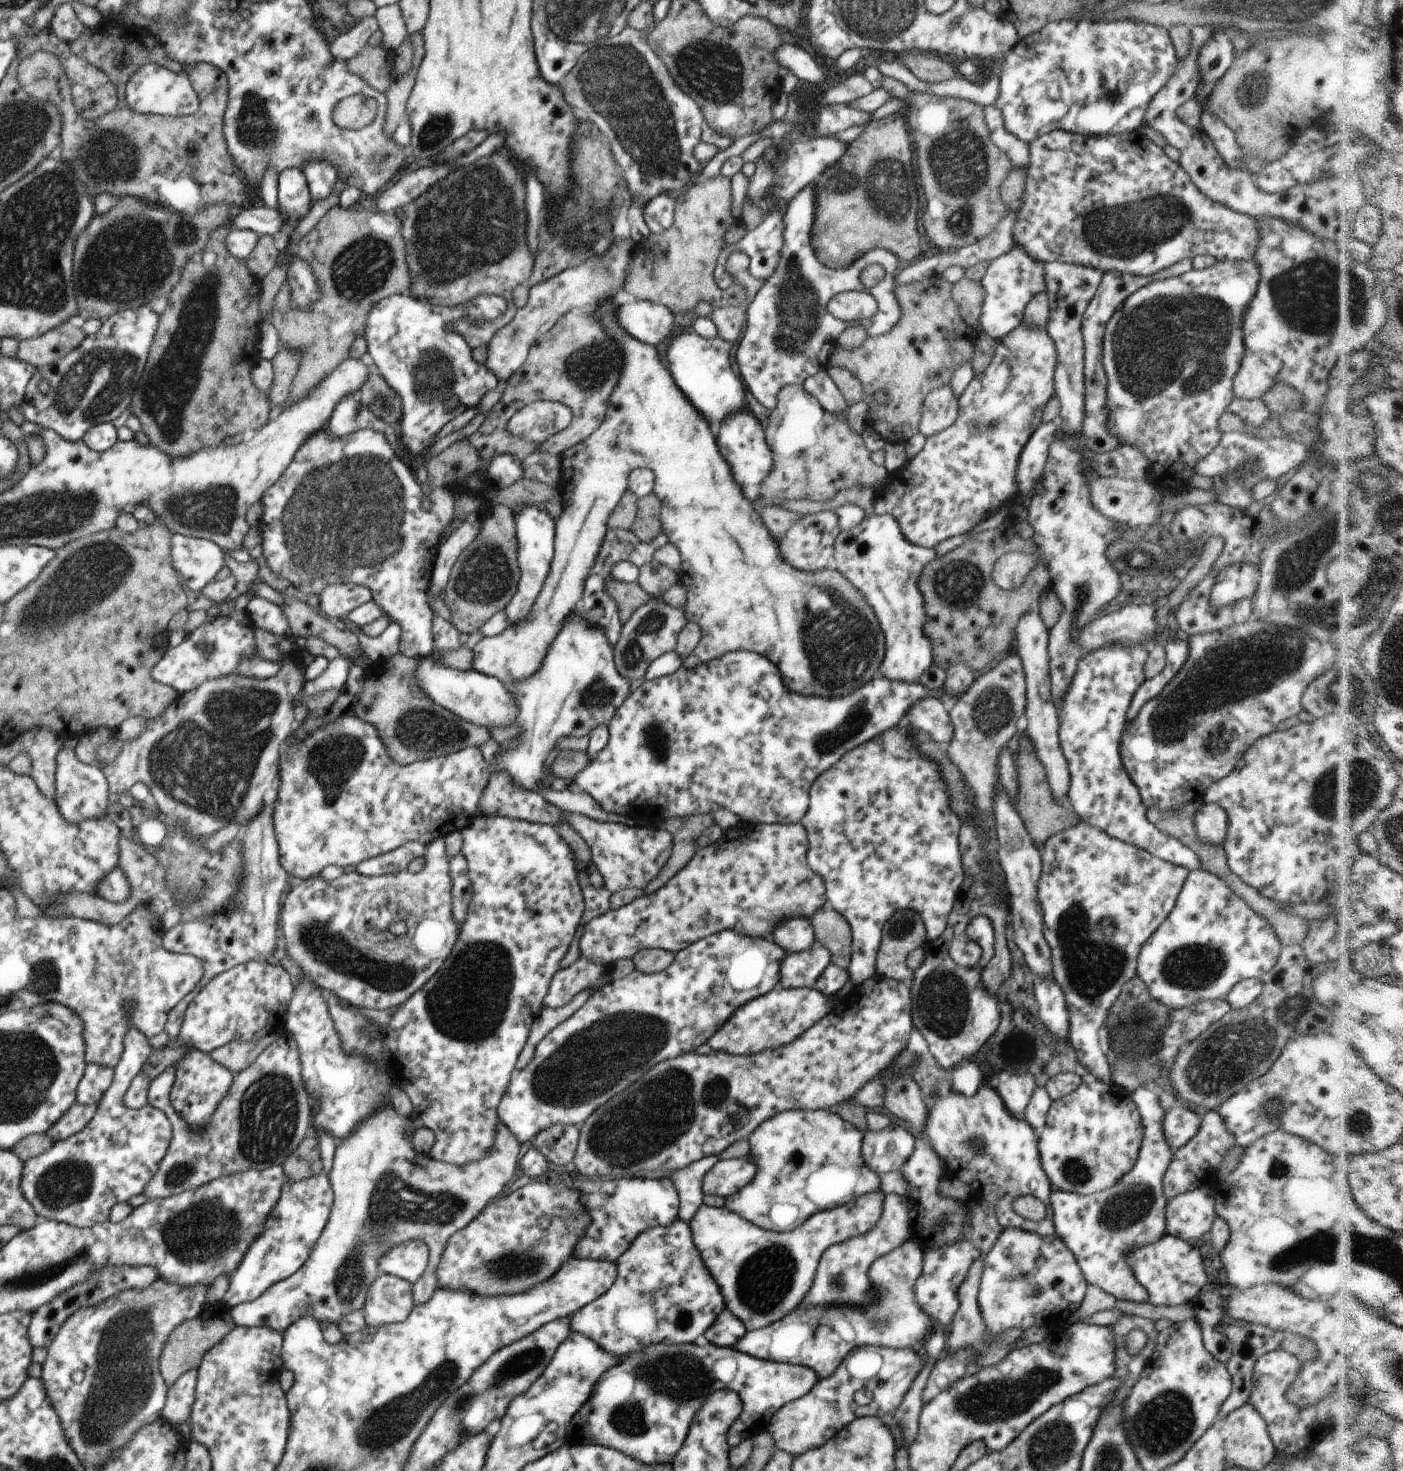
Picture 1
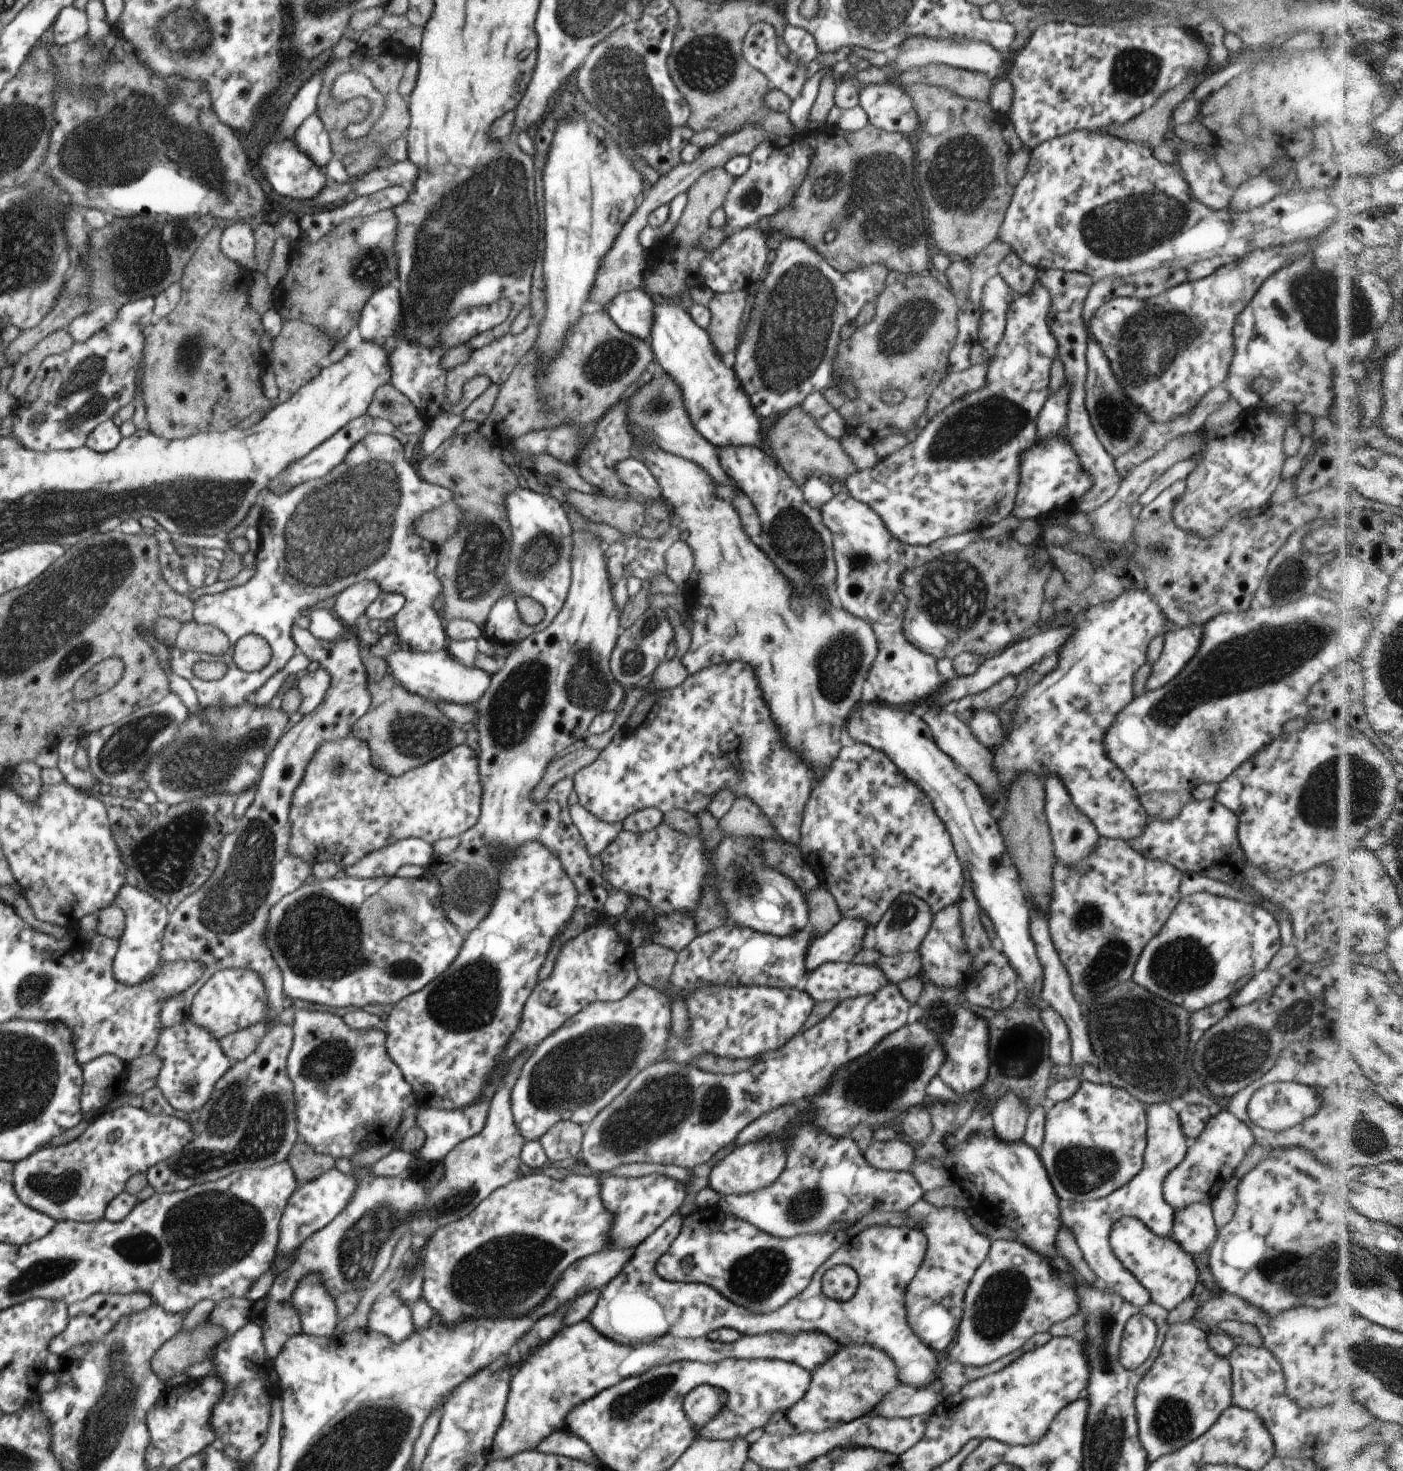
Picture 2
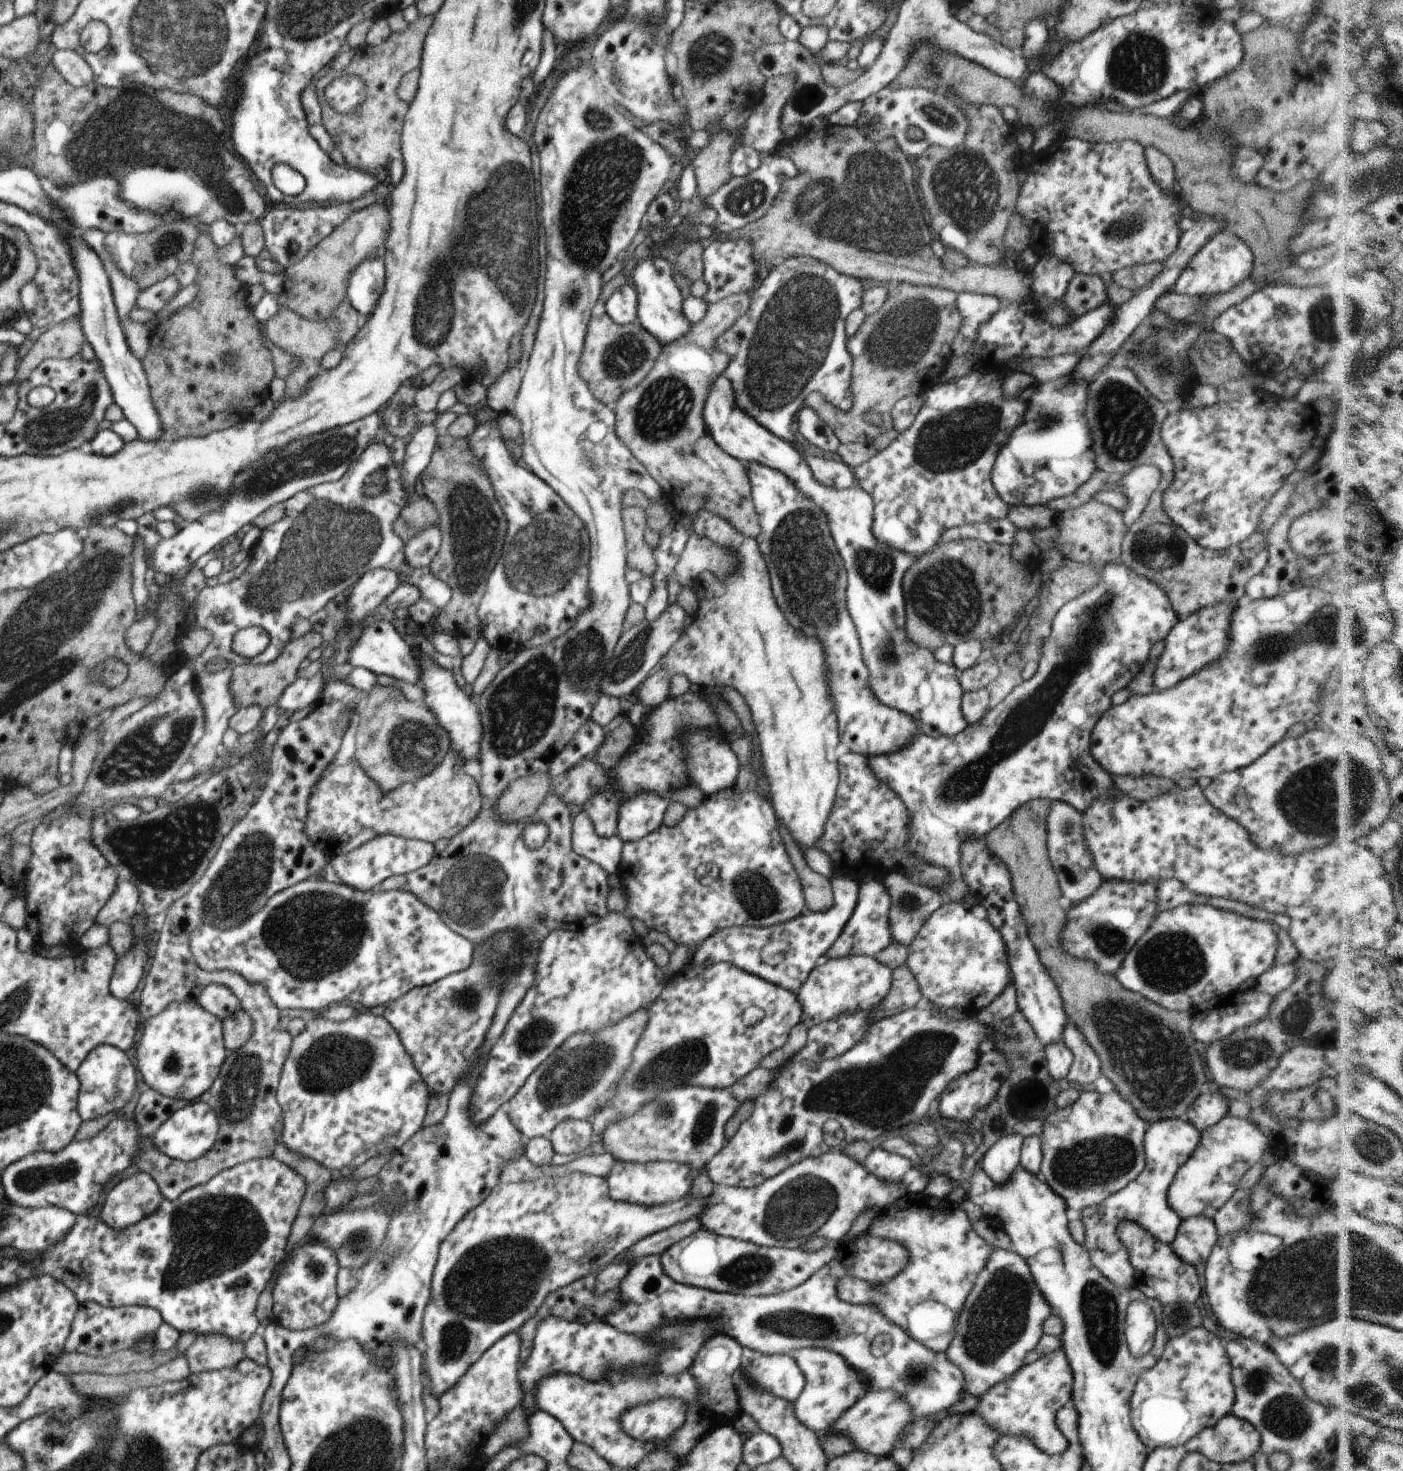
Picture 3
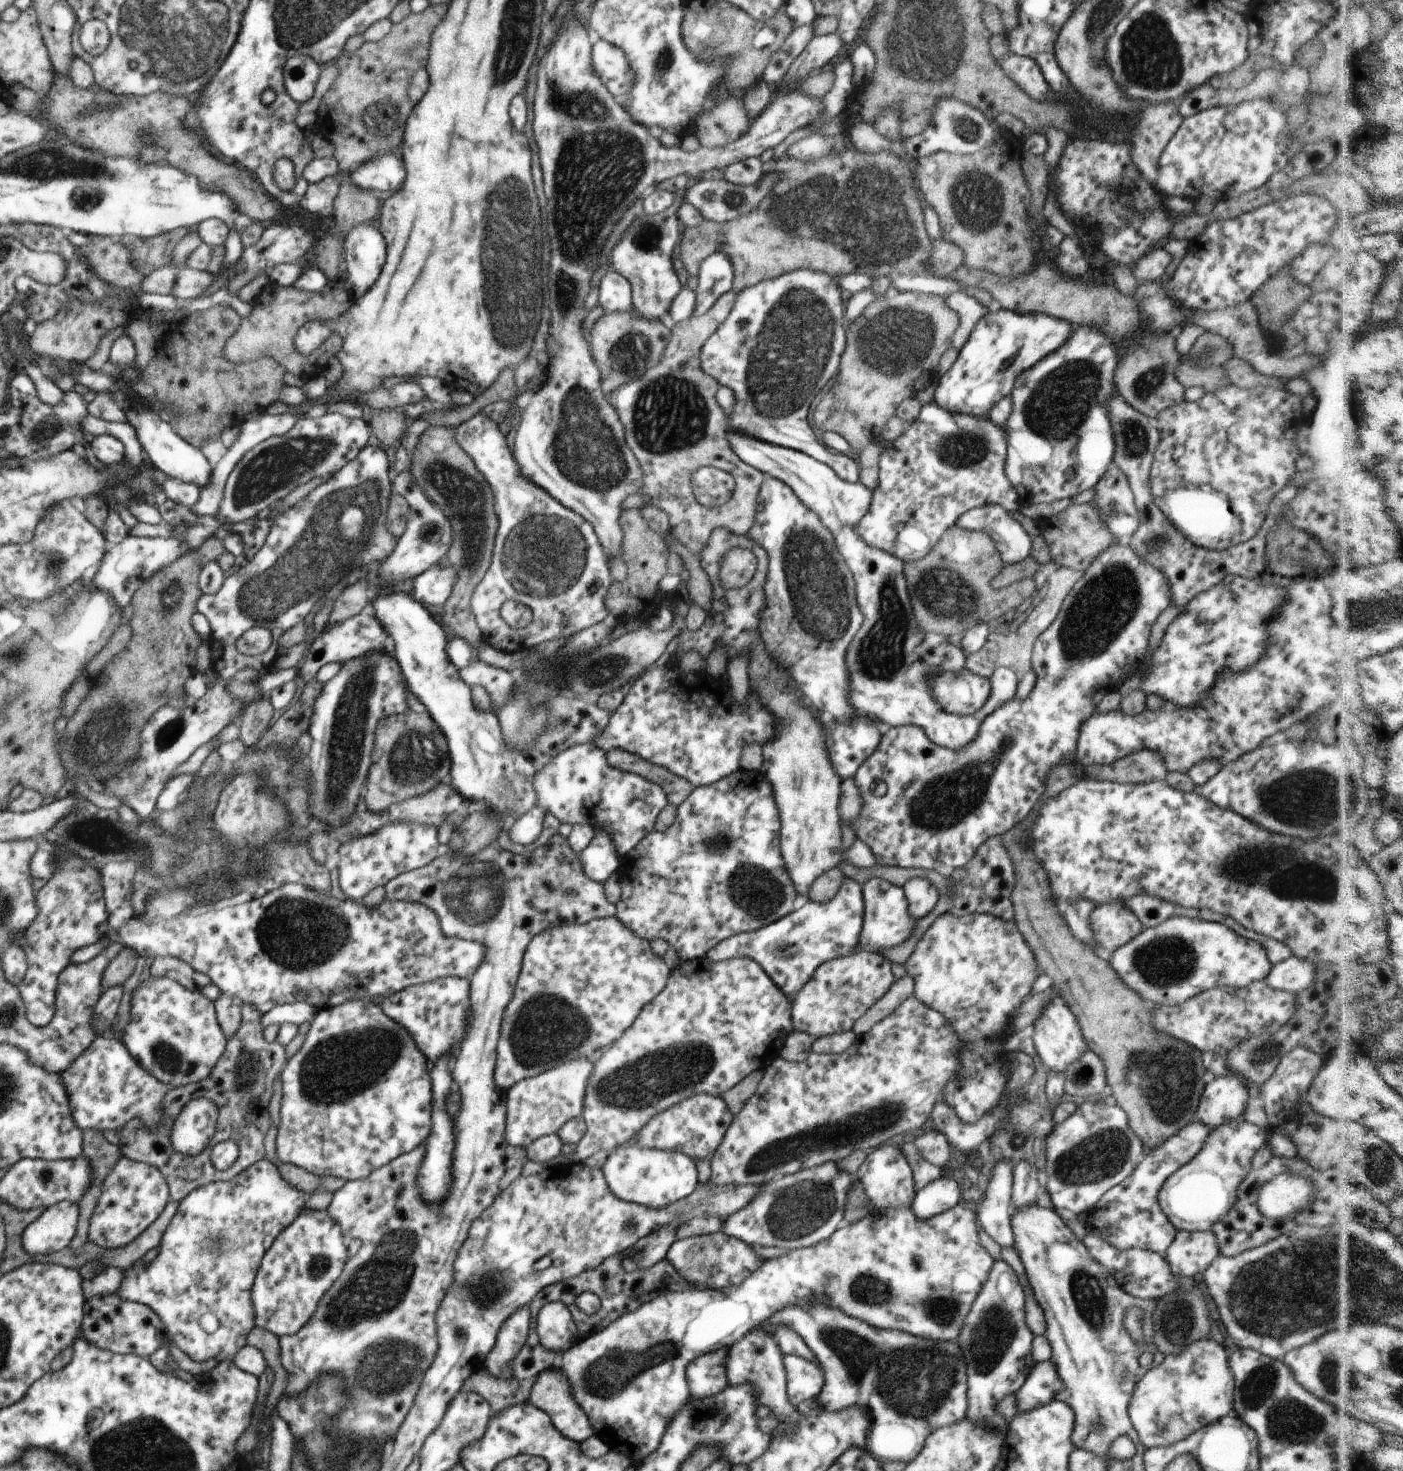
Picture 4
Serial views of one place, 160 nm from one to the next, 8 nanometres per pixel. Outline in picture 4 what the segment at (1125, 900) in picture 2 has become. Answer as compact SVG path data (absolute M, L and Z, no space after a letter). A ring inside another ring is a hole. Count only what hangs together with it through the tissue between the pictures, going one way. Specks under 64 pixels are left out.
M1109 901L1092 908L1090 928L1093 936L1099 936L1099 946L1105 952L1113 952L1117 947L1129 942L1143 929L1137 917L1121 902Z

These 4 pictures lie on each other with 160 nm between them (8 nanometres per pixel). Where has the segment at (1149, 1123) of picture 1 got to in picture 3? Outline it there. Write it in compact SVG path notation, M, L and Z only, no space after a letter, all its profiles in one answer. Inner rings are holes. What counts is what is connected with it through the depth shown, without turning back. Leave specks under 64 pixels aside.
M1184 1118L1151 1122L1147 1125L1143 1138L1144 1168L1141 1173L1100 1204L1079 1212L1085 1230L1082 1246L1089 1254L1091 1265L1110 1284L1133 1288L1128 1247L1120 1240L1121 1231L1137 1228L1157 1242L1167 1245L1173 1242L1180 1218L1168 1206L1166 1193L1173 1176L1193 1154L1199 1142L1199 1132Z

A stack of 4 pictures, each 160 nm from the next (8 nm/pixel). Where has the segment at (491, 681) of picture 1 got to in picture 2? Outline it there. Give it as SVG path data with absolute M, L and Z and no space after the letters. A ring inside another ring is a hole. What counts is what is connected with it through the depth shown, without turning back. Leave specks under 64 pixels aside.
M394 644L389 655L384 659L387 673L405 690L424 699L443 703L474 705L477 704L489 686L489 674L477 667L467 668L459 664L446 649L420 653Z

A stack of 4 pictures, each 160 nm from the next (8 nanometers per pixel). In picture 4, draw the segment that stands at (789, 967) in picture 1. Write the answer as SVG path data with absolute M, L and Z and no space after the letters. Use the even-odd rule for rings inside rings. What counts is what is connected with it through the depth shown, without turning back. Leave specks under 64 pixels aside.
M879 877L869 878L860 887L864 909L859 941L854 946L854 950L879 953L879 949L893 948L901 944L910 935L916 922L908 915L908 904L902 888Z

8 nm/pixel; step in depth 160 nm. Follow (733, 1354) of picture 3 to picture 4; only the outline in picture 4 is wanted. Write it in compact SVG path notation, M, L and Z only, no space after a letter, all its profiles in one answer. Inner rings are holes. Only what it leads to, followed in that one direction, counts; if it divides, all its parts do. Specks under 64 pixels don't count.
M729 1347L718 1348L694 1358L685 1367L684 1375L693 1399L715 1396L729 1386L725 1363Z

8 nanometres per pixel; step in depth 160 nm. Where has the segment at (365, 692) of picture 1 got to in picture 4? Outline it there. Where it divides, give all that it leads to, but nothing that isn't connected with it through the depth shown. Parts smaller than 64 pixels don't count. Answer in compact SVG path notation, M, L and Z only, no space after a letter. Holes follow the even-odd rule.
M423 712L384 715L374 728L363 802L371 812L419 796L437 783L449 783L450 756L439 727Z

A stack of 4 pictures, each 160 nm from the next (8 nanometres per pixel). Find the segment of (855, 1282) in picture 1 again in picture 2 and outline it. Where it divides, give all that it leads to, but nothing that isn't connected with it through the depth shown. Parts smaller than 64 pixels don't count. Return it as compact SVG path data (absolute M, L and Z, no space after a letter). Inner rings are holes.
M677 1212L671 1214L632 1250L615 1278L599 1290L597 1302L585 1320L605 1338L621 1345L638 1345L653 1342L655 1337L663 1335L692 1339L705 1337L723 1327L736 1330L740 1335L817 1331L831 1337L841 1347L869 1345L884 1350L897 1367L901 1385L922 1387L937 1379L937 1360L930 1348L913 1334L904 1307L907 1283L913 1278L926 1249L926 1236L922 1232L905 1225L872 1225L861 1230L833 1251L799 1294L781 1308L760 1315L729 1302L708 1284L668 1281L656 1273L655 1263L677 1238L682 1218ZM835 1264L849 1266L858 1278L853 1296L843 1302L828 1299L821 1292L821 1276Z

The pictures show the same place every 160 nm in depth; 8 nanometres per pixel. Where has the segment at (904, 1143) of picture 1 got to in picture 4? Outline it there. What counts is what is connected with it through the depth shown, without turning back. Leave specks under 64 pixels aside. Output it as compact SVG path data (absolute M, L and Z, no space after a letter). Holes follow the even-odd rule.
M881 1146L874 1148L866 1155L856 1175L871 1206L872 1211L888 1207L909 1207L915 1194L912 1172L901 1151L895 1146Z

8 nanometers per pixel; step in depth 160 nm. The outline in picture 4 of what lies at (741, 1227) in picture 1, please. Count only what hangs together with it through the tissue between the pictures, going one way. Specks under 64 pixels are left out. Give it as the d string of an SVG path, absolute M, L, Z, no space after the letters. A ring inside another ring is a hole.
M721 1231L681 1240L675 1239L668 1246L663 1259L677 1271L680 1279L701 1289L720 1289L741 1284L765 1262L748 1244Z

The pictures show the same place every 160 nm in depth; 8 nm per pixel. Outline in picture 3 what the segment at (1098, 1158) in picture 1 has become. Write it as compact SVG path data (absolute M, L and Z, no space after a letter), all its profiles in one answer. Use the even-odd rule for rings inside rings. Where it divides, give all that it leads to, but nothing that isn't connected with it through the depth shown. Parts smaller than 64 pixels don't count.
M1116 1091L1108 1094L1080 1092L1079 1098L1069 1108L1055 1108L1043 1122L1040 1136L1042 1155L1039 1177L1066 1205L1066 1209L1077 1212L1100 1204L1134 1180L1144 1168L1143 1138L1147 1125L1135 1112L1129 1102L1119 1098Z

